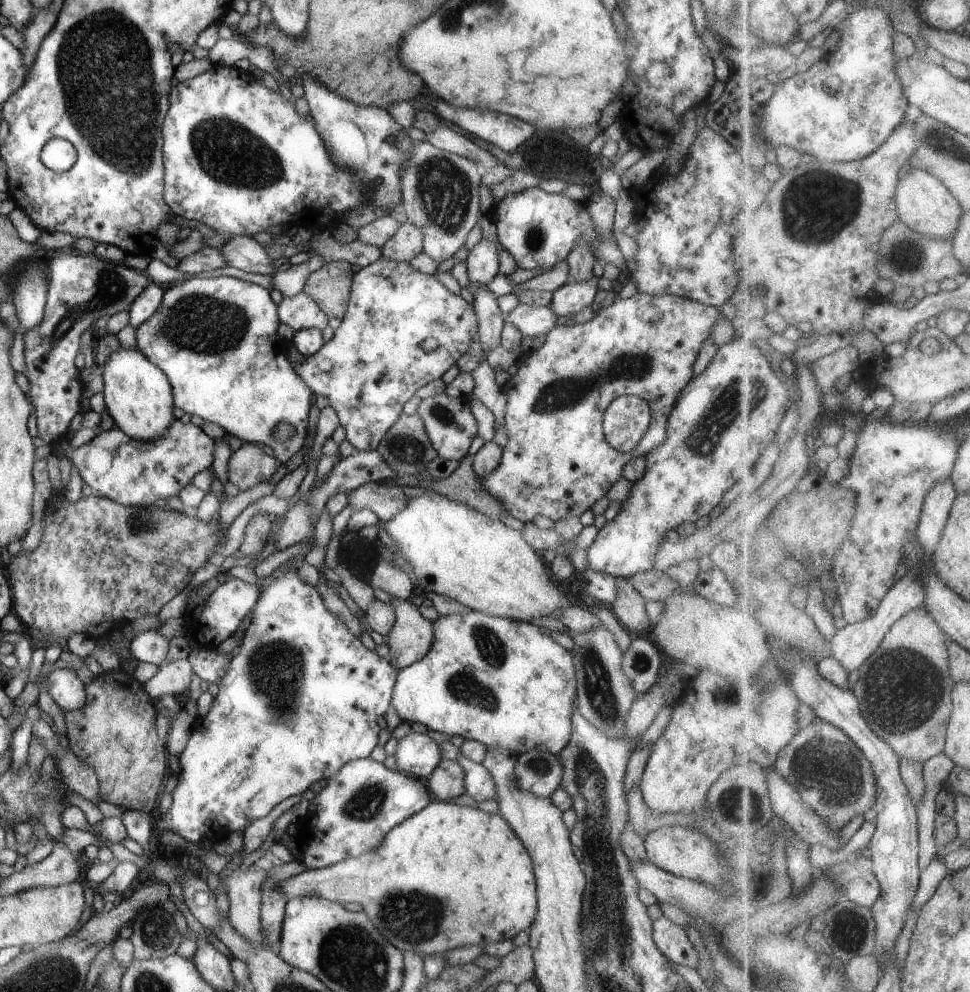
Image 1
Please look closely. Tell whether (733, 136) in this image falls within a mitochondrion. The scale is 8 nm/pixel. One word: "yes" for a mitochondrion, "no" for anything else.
no

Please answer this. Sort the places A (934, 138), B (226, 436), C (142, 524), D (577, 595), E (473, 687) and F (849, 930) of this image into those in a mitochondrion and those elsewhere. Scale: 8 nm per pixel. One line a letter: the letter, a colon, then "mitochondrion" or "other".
A: mitochondrion
B: other
C: mitochondrion
D: other
E: mitochondrion
F: mitochondrion

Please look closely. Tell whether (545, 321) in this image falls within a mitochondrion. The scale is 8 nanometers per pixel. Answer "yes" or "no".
no

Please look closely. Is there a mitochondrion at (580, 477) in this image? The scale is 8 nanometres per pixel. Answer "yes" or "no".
no

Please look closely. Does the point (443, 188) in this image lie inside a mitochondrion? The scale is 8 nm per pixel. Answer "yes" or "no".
yes

